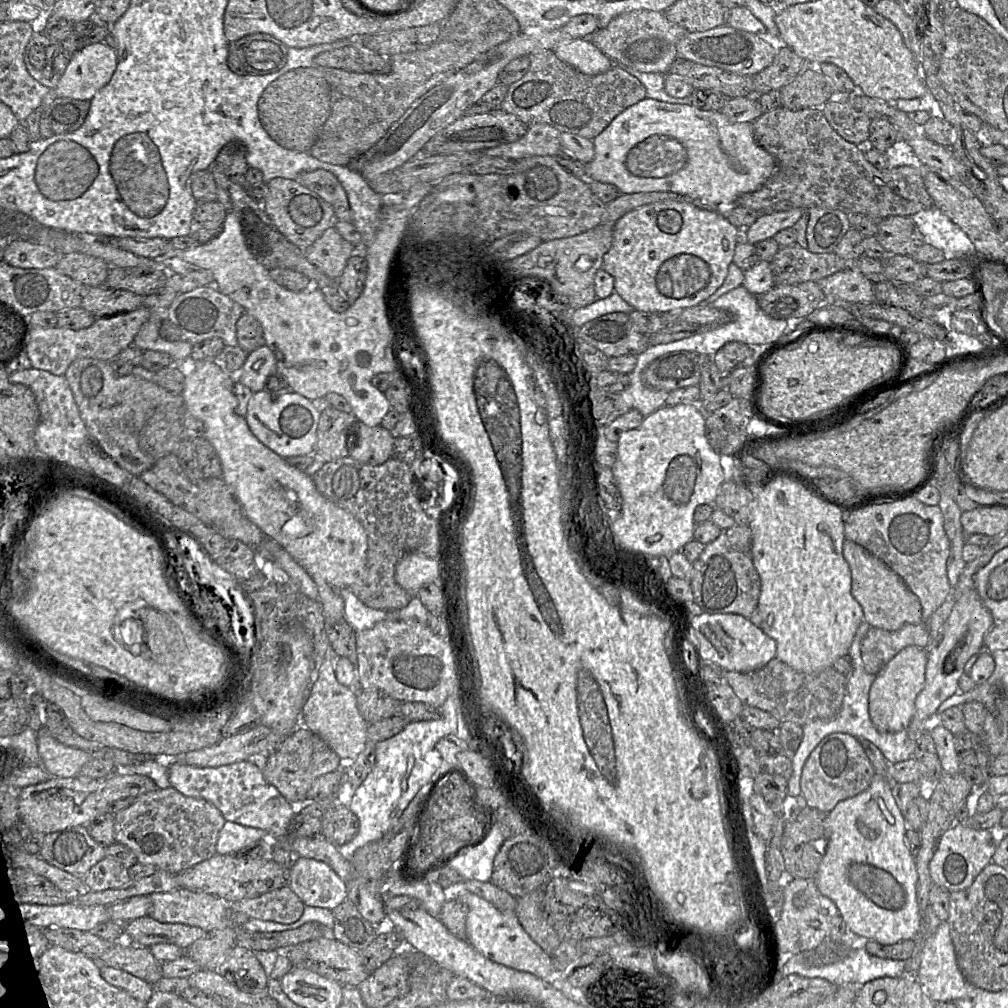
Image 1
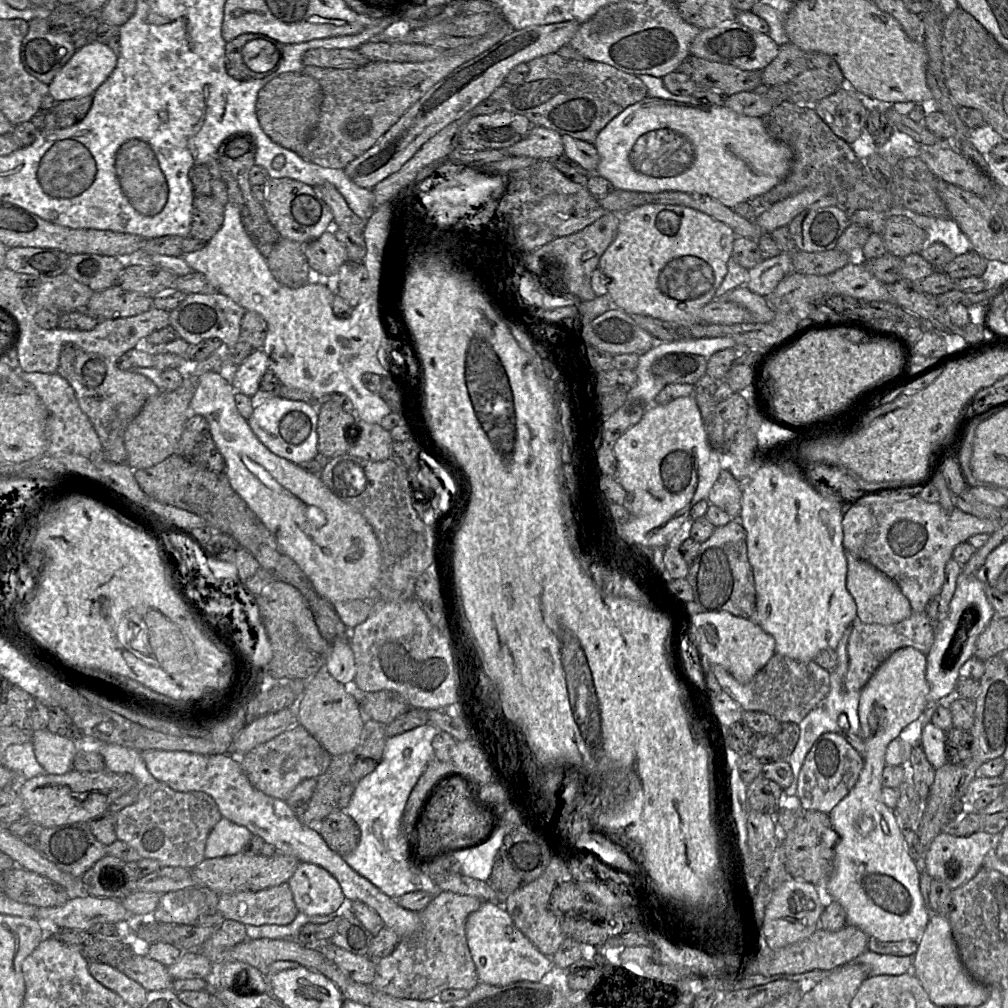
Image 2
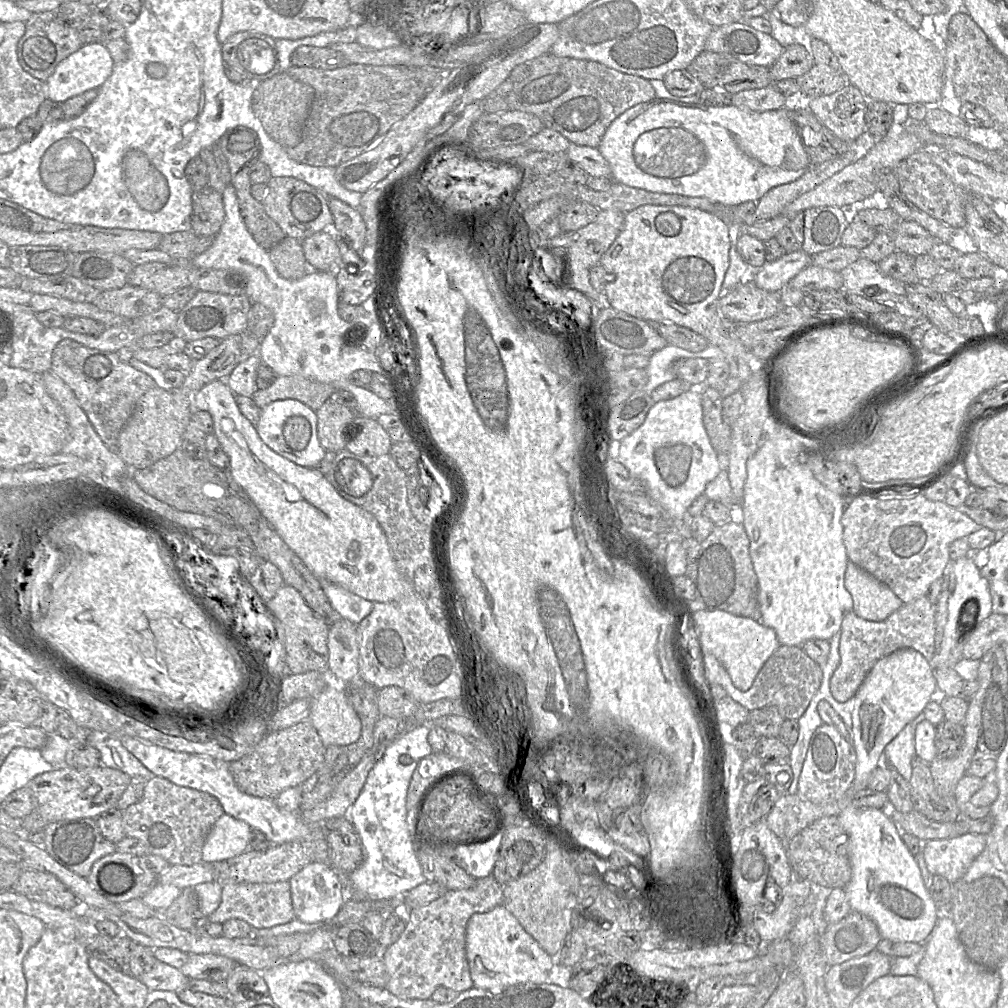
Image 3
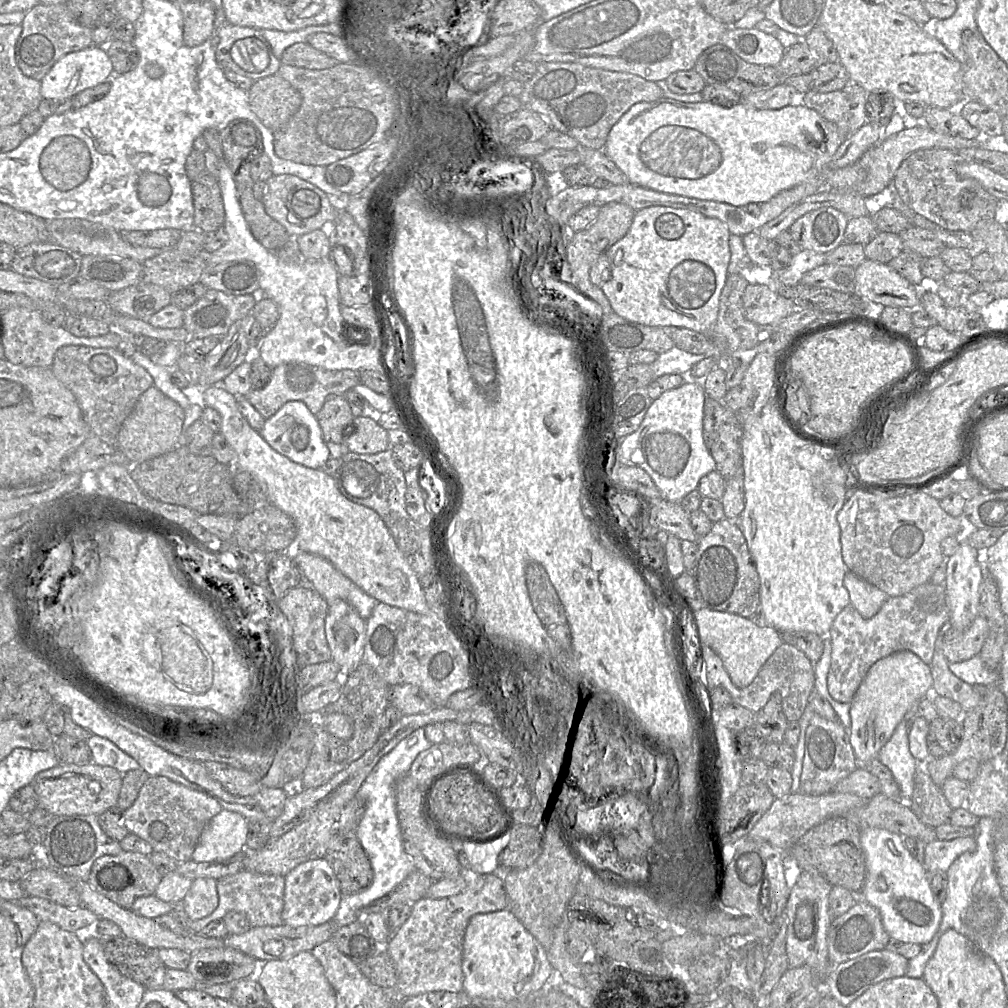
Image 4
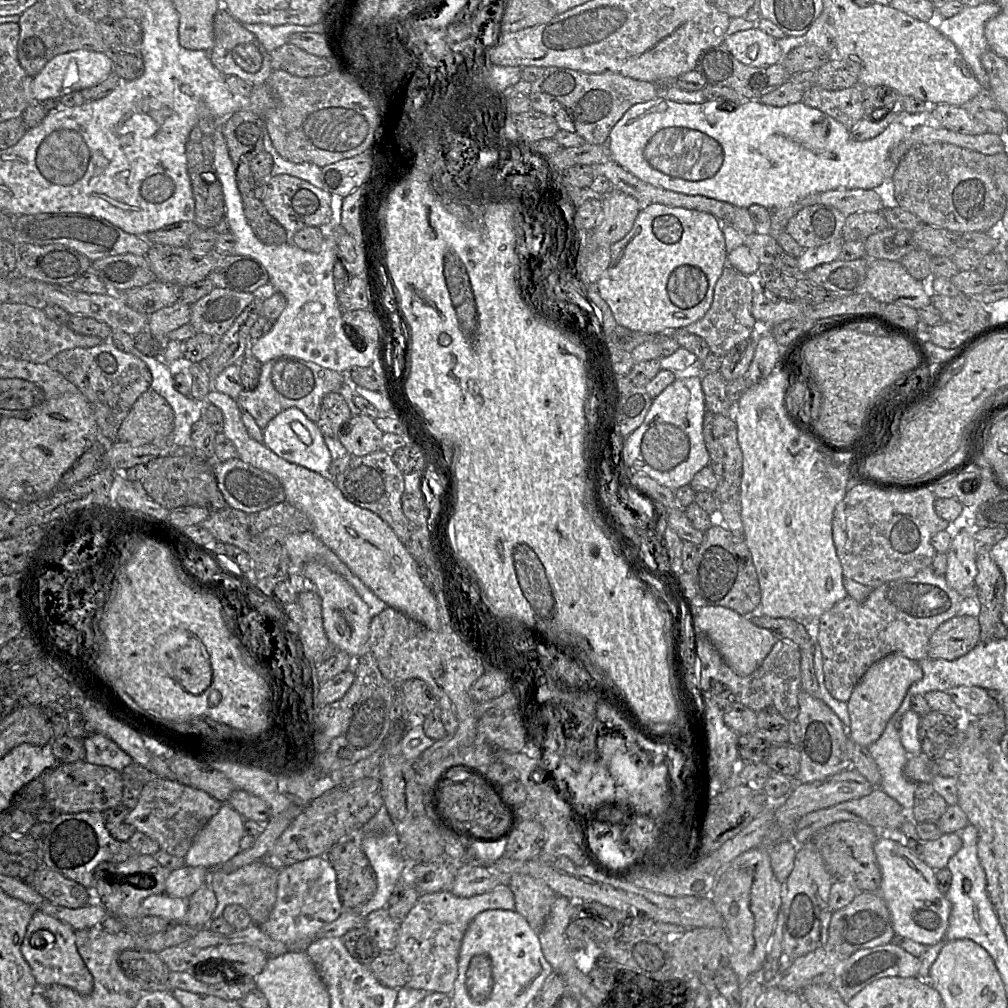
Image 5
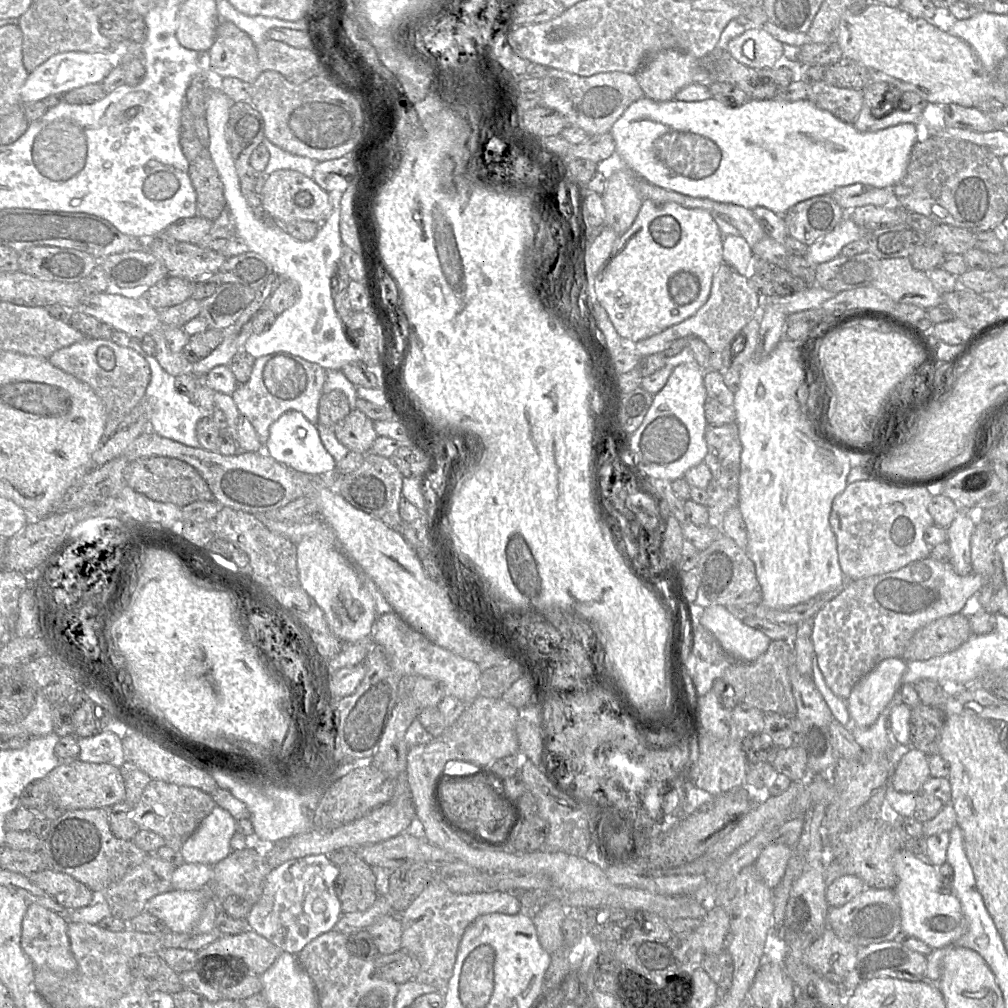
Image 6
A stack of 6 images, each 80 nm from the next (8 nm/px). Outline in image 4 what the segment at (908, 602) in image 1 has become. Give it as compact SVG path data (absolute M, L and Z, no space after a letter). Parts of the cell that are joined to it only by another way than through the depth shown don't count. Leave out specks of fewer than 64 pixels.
M850 571L845 574L843 584L849 593L850 604L865 619L872 618L889 598L885 592Z

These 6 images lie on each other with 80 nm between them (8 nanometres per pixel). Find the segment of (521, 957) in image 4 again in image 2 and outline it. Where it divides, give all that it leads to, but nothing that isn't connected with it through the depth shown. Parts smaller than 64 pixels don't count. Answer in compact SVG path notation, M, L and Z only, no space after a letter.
M483 902L481 907L477 911L471 913L466 919L465 931L467 944L476 967L477 975L479 981L482 983L494 986L504 986L519 981L540 982L543 976L548 973L554 966L551 957L541 953L537 947L516 927L512 918L500 902Z

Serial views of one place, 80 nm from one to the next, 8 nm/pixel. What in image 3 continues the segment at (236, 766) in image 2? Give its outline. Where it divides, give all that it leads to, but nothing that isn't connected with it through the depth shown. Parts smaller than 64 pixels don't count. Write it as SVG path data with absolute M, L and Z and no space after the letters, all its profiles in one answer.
M130 736L118 739L155 776L212 795L219 801L226 814L245 821L251 828L262 831L272 845L309 837L313 825L306 823L299 813L281 810L273 798L256 797L242 792L229 770L228 762L210 756L172 751Z

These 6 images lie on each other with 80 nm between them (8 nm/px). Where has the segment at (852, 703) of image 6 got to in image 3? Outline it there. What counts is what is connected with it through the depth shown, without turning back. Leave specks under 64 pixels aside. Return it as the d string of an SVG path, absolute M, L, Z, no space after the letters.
M911 648L899 649L875 663L854 696L851 735L856 767L847 795L867 788L870 774L883 763L885 747L908 723L923 713L929 701L937 697L932 668L920 652Z

